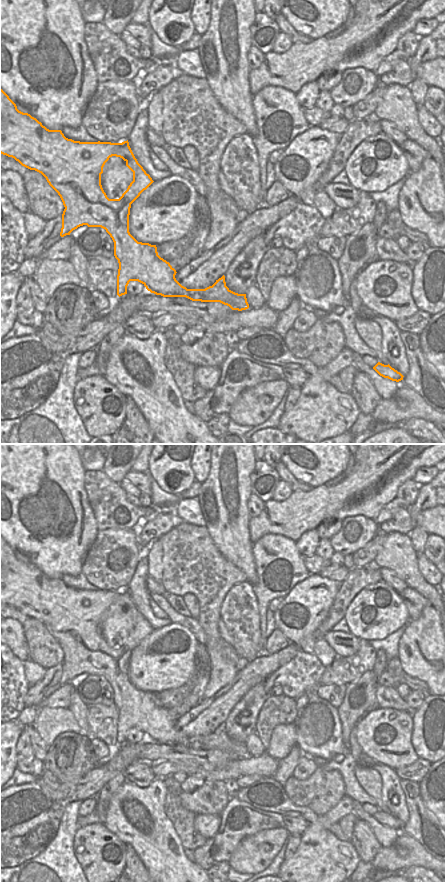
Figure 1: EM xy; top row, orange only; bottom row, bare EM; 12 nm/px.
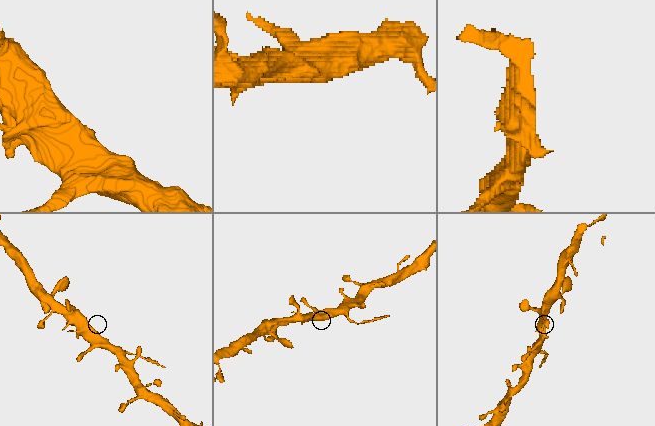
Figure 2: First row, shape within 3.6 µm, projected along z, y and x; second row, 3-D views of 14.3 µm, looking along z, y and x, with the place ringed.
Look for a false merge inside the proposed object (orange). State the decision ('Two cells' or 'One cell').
One cell.

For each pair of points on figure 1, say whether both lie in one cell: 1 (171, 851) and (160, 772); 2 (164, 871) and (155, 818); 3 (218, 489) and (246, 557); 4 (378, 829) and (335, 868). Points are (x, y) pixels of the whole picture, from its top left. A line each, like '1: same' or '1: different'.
1: different
2: same
3: same
4: different

